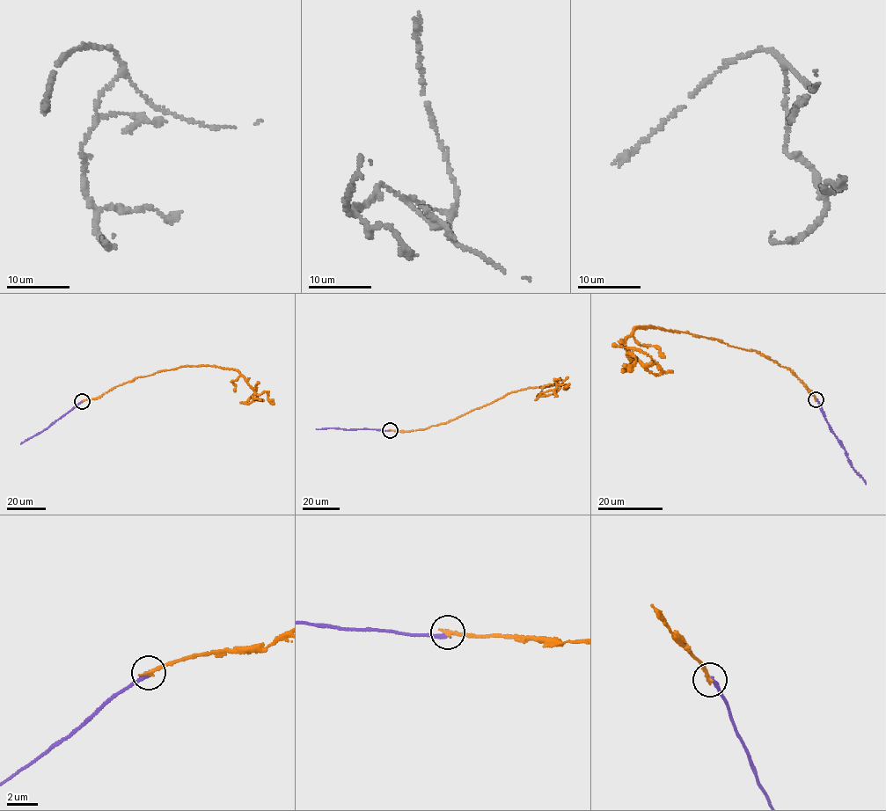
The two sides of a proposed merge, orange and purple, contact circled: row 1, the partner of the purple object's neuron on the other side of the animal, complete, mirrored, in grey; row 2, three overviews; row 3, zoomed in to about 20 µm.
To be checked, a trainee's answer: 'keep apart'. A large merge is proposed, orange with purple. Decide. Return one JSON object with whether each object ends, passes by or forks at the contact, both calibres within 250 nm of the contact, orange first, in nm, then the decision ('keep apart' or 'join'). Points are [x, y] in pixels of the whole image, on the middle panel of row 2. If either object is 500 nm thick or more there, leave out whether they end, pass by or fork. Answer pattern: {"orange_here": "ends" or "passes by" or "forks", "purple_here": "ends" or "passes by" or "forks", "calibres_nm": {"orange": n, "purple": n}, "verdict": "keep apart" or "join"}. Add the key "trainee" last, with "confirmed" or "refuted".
{"orange_here": "ends", "purple_here": "ends", "calibres_nm": {"orange": 260, "purple": 280}, "verdict": "keep apart", "trainee": "confirmed"}

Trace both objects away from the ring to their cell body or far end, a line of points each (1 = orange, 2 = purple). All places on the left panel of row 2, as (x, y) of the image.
1: (82, 401), (100, 397), (136, 377), (185, 366), (213, 365), (236, 369), (257, 396), (245, 404), (259, 383)
2: (82, 401), (20, 443)

